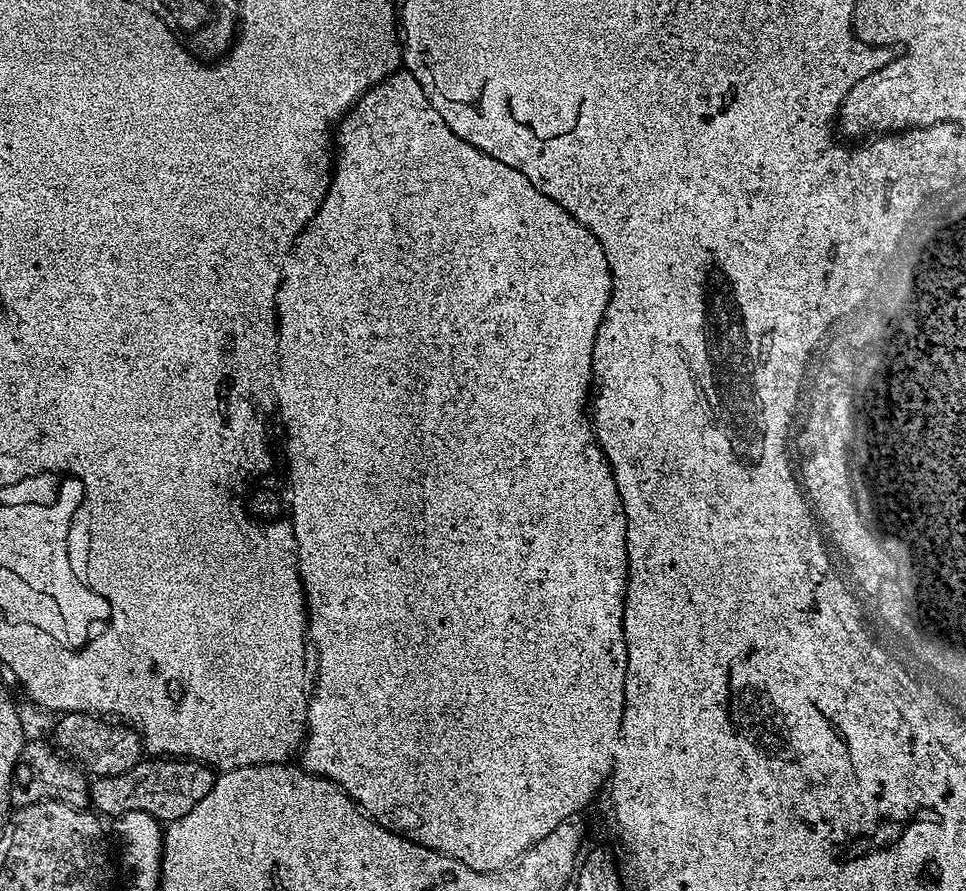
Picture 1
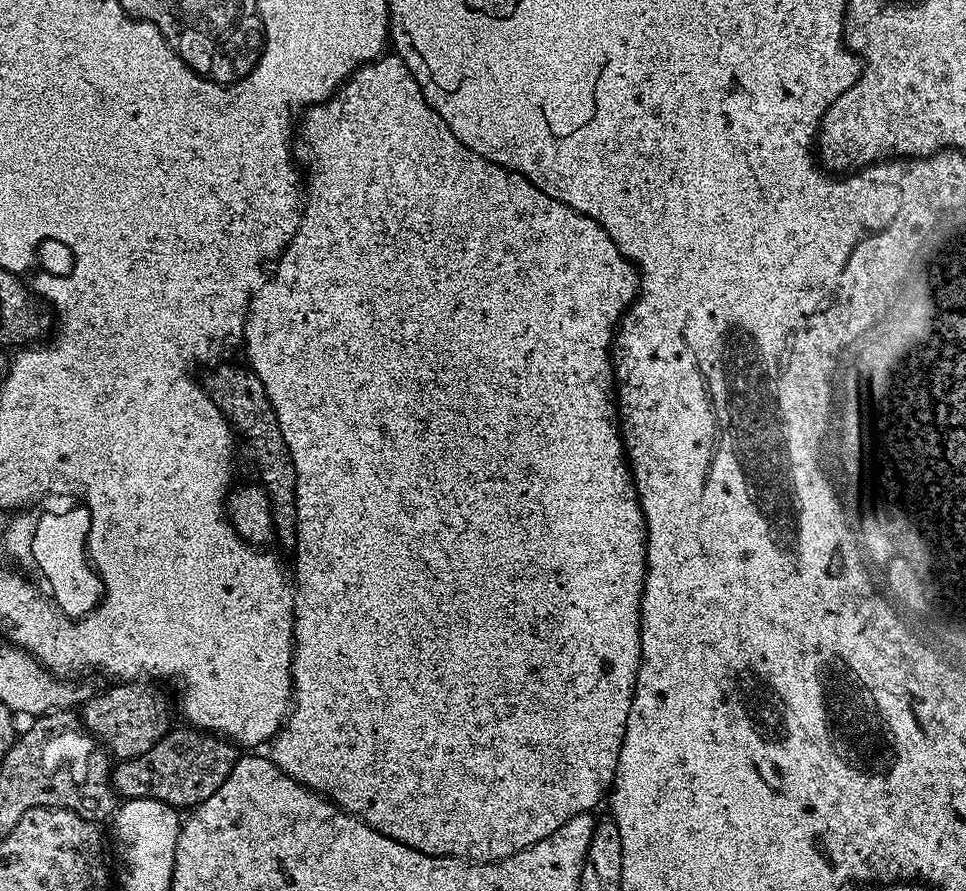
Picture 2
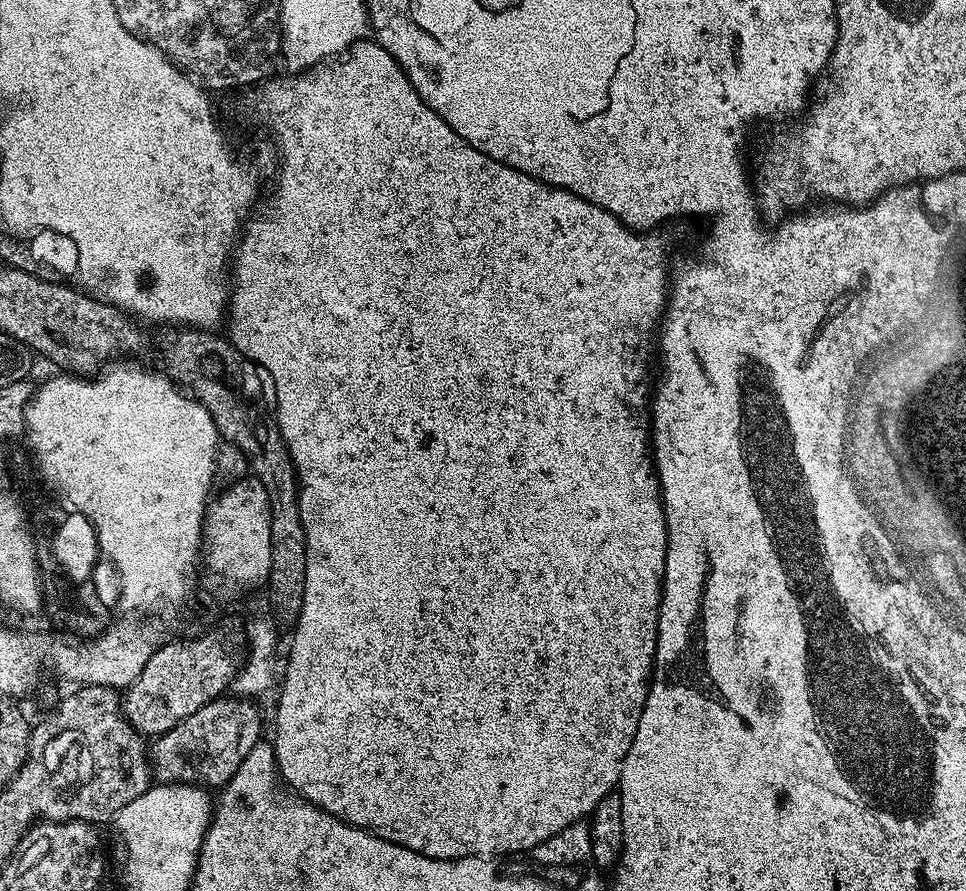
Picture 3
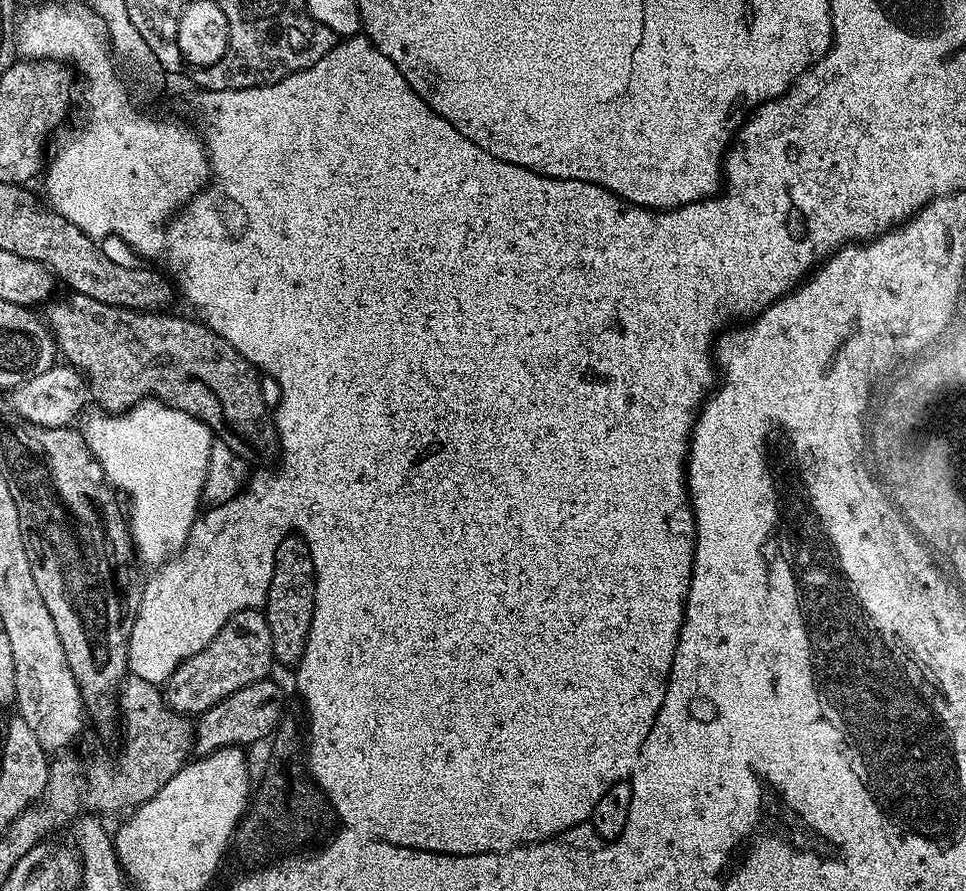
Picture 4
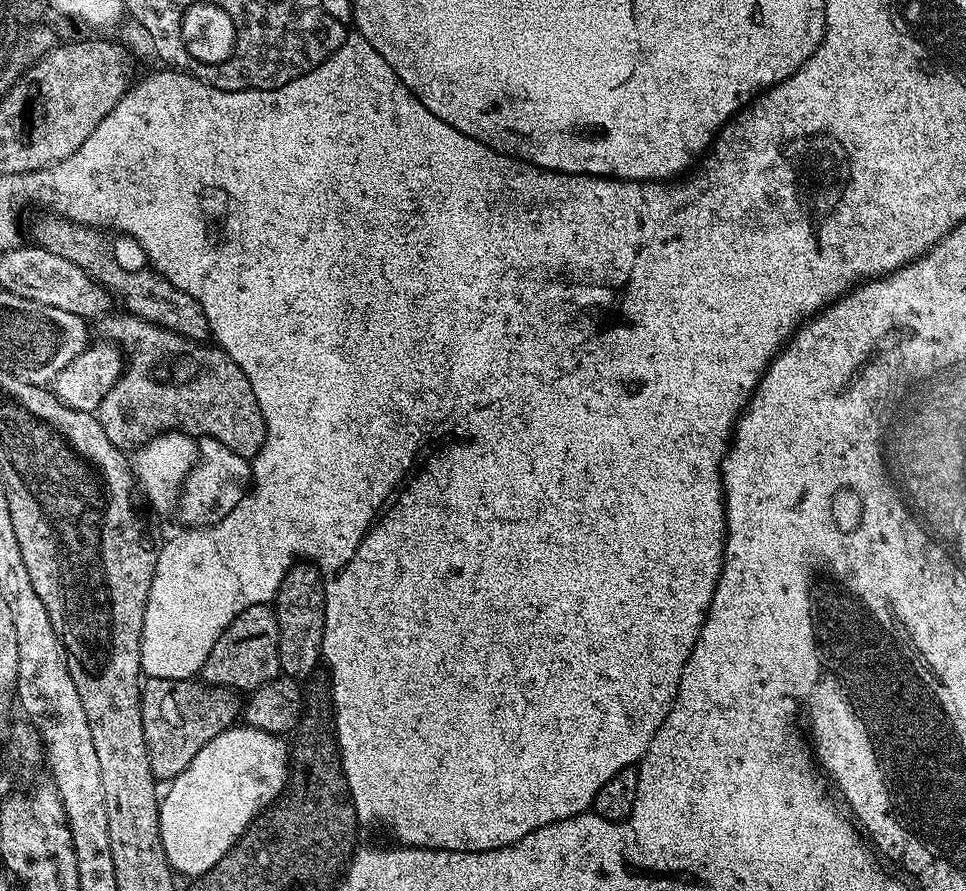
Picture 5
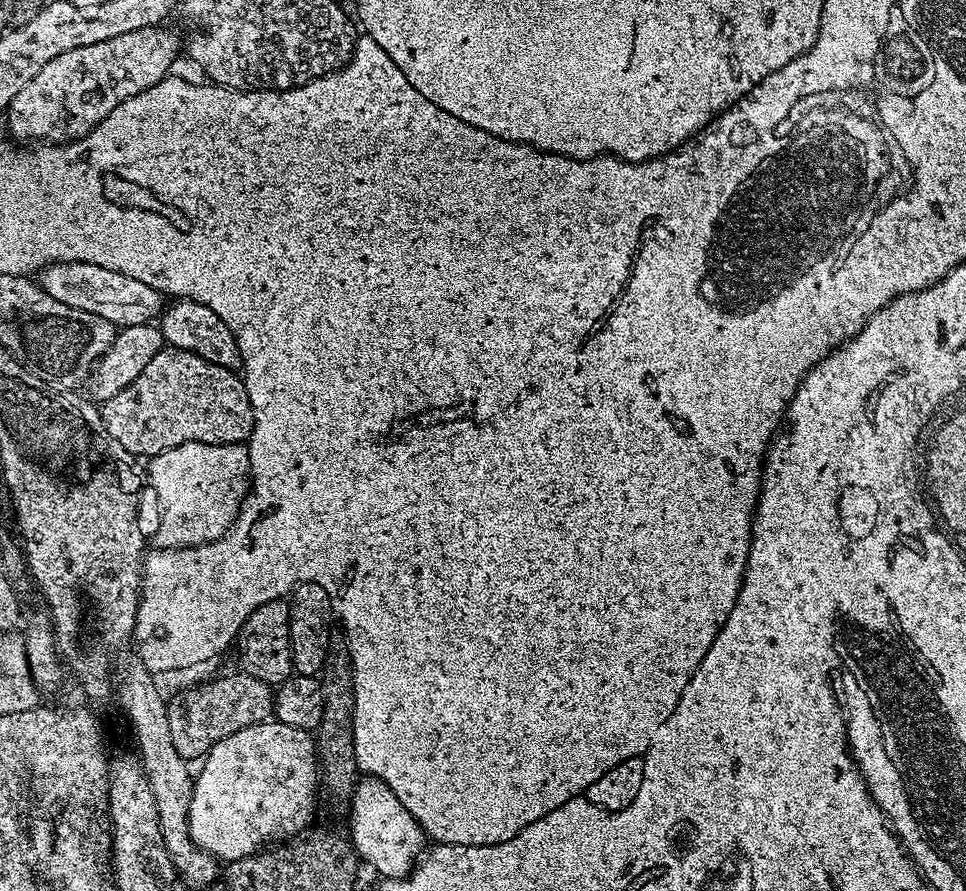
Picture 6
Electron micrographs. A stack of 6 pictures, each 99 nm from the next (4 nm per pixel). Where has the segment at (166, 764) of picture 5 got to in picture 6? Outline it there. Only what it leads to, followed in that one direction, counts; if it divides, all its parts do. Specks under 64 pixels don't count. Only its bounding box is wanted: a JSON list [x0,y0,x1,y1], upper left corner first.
[167,670,273,762]

